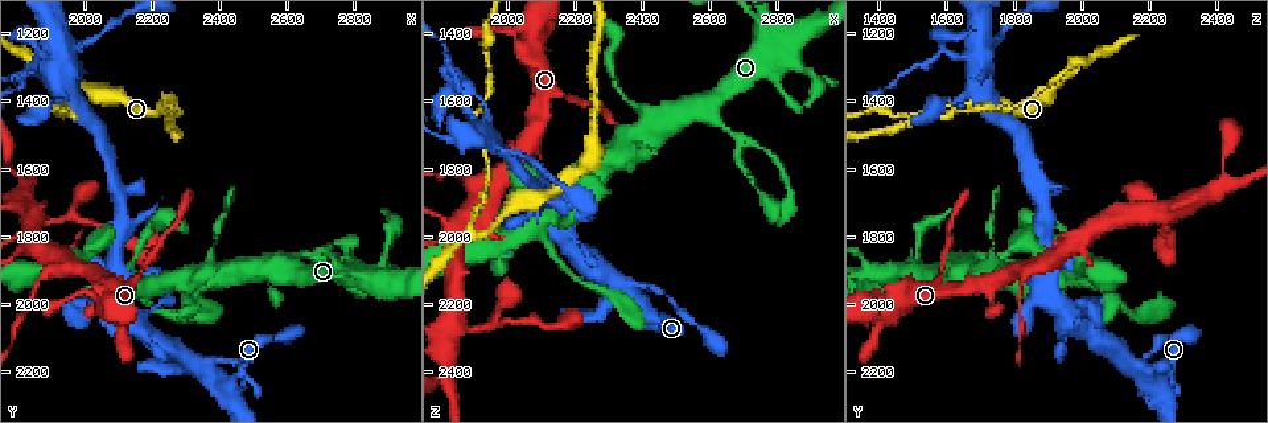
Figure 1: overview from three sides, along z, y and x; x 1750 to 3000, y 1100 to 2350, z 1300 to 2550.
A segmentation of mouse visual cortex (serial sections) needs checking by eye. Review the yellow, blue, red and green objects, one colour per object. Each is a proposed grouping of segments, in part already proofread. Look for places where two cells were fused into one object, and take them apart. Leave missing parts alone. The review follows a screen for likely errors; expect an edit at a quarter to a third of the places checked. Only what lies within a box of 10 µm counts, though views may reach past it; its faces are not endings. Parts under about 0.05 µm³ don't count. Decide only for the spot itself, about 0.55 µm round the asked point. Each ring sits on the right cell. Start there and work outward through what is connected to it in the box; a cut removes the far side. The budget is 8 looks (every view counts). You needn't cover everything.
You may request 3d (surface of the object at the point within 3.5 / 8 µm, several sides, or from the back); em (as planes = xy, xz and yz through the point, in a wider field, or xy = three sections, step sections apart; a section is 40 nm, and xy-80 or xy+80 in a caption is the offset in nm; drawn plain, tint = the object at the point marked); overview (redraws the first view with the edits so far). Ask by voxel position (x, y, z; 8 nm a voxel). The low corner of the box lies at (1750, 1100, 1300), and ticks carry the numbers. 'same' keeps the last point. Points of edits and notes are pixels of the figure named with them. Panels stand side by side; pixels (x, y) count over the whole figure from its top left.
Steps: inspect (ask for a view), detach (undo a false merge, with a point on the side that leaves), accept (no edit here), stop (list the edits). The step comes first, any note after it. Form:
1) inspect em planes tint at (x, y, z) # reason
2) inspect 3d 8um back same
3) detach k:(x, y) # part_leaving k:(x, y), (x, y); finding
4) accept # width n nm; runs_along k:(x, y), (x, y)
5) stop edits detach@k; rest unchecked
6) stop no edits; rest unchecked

inspect 3d 3.5um back at (1980, 1870, 2000) # thin neck

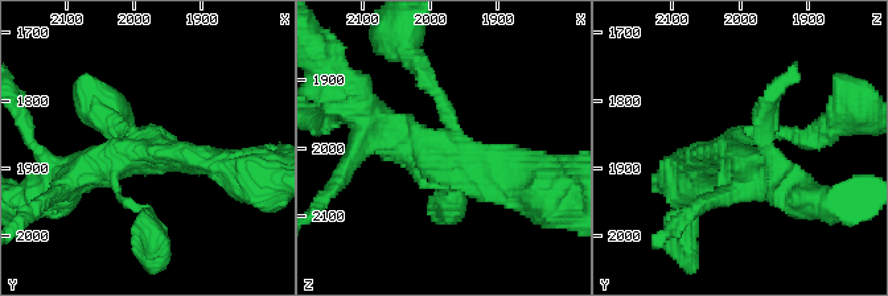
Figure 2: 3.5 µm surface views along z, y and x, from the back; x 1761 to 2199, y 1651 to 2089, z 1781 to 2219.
inspect em xy step 3 tint at (1975, 1865, 2005) # arms 4; arm_widths 100, 150, 350, 450 nm; need the tissue

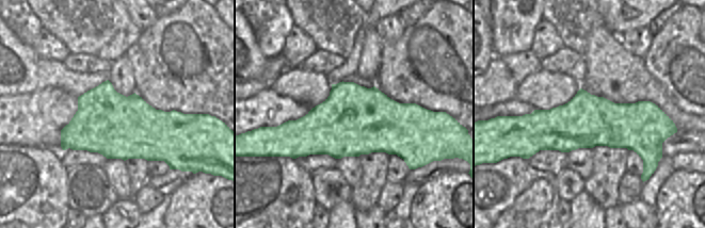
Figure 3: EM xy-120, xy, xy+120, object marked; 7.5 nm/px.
accept # runs_along 2:(366, 119), (523, 180); continuous, no second cell

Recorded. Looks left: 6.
inspect 3d 3.5um at (1900, 1280, 2000) # side arm on a straight run

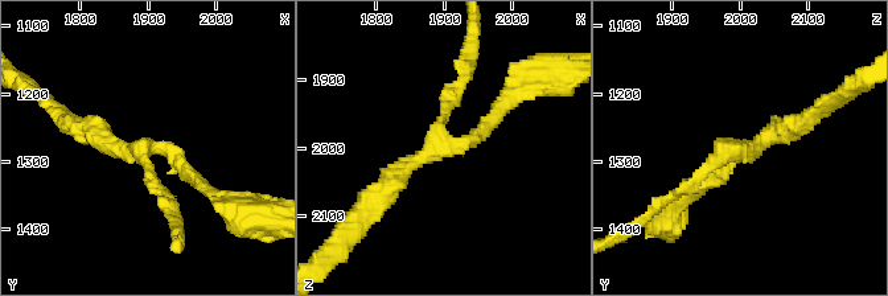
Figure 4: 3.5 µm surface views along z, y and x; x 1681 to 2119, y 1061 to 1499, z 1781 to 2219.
inspect em xy step 3 tint at (1900, 1285, 1990) # arms 3; arm_widths 150, 200, 200 nm; need the tissue

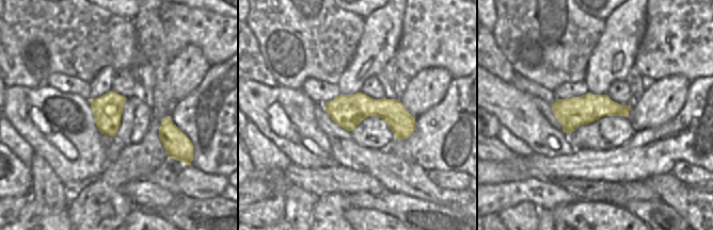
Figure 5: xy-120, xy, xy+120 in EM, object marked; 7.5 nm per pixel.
inspect em xy step 2 tint same

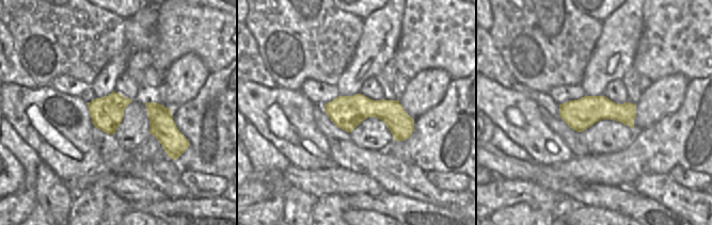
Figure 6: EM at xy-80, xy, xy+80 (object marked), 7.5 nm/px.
accept # runs_along 6:(327, 107), (386, 110), (411, 128); one cell here

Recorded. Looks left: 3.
inspect 3d 3.5um at (1860, 1250, 1590) # branch point

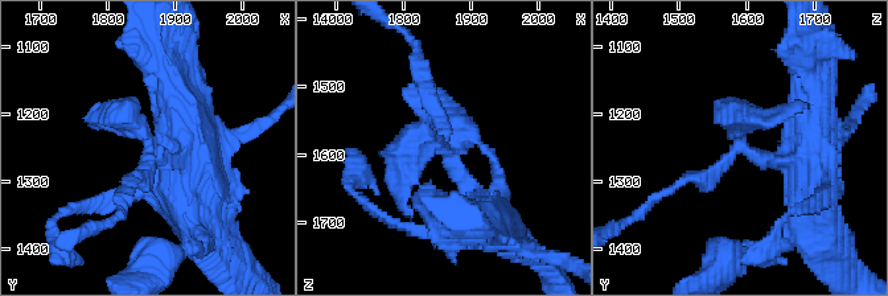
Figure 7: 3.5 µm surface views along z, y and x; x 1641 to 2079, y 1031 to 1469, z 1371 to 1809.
inspect em xy step 3 tint at (1865, 1250, 1590) # shape alone is not enough

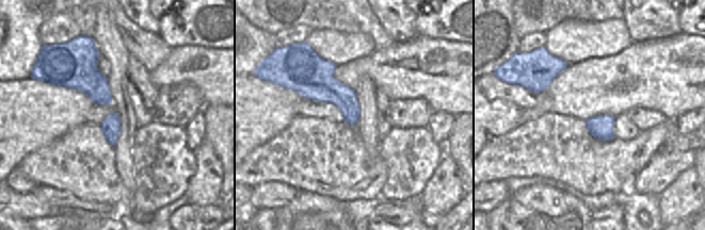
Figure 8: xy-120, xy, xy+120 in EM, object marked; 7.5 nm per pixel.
detach 7:(128, 181) # part_leaving 7:(720, 165), (664, 190), (627, 222); a second cell is stuck on

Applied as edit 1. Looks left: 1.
stop edits detach@7; rest unchecked

